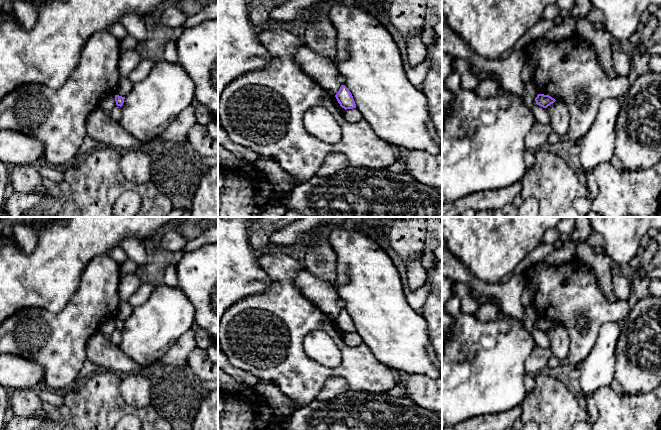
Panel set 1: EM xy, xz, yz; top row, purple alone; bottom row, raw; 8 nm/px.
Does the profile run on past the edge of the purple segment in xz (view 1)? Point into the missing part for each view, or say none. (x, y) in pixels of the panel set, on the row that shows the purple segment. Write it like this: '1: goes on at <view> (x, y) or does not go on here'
1: does not go on here

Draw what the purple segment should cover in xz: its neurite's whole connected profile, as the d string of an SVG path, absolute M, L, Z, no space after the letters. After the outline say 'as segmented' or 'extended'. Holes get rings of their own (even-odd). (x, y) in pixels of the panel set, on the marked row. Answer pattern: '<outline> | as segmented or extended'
M341 85L338 93L335 95L338 103L342 108L353 109L356 108L355 101L349 89L345 85Z | as segmented

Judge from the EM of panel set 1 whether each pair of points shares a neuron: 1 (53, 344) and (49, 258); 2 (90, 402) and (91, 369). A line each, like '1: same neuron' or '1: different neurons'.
1: different neurons
2: different neurons

